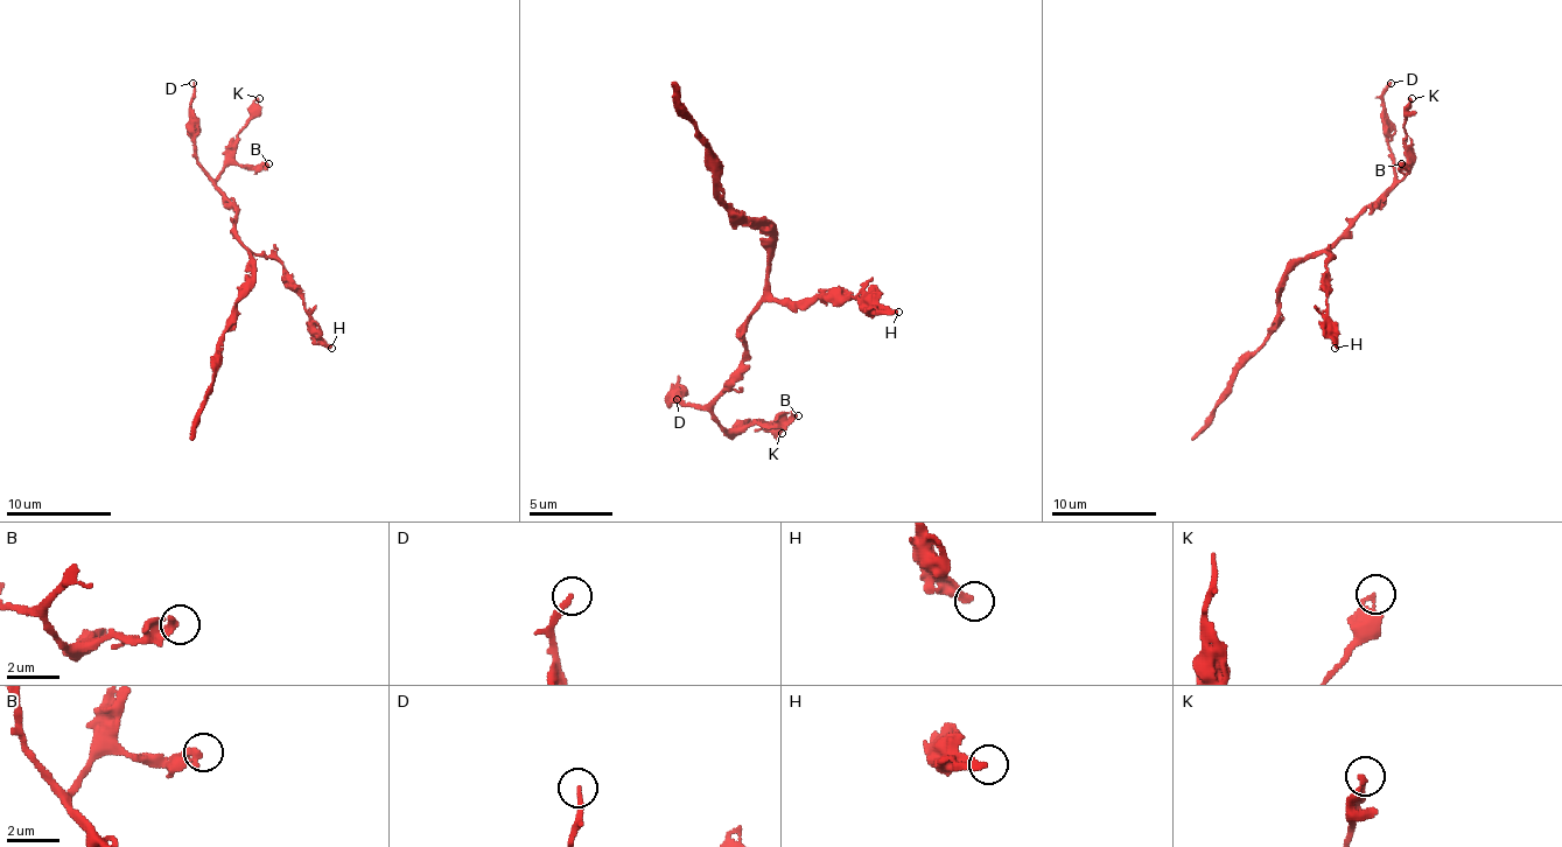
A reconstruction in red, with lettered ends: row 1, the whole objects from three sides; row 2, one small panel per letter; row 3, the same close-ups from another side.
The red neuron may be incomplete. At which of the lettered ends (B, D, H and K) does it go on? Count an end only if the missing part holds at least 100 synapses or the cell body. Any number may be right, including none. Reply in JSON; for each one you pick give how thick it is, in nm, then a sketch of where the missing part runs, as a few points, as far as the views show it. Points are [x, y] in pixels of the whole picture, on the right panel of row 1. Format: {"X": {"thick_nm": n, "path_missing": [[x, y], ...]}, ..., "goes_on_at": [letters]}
{"goes_on_at": []}

